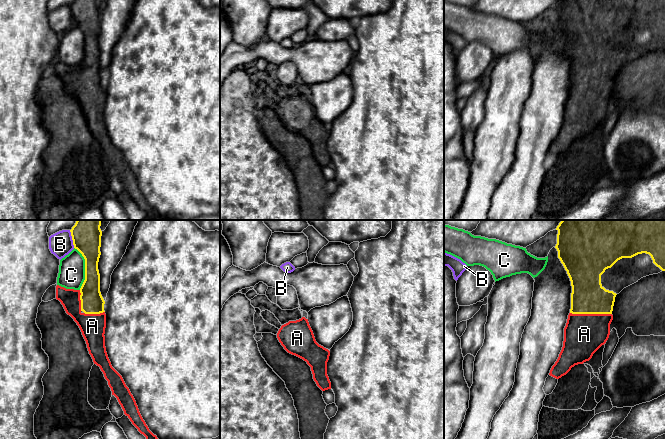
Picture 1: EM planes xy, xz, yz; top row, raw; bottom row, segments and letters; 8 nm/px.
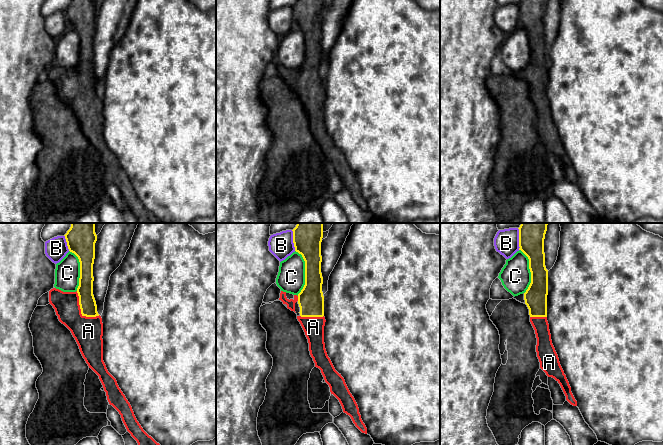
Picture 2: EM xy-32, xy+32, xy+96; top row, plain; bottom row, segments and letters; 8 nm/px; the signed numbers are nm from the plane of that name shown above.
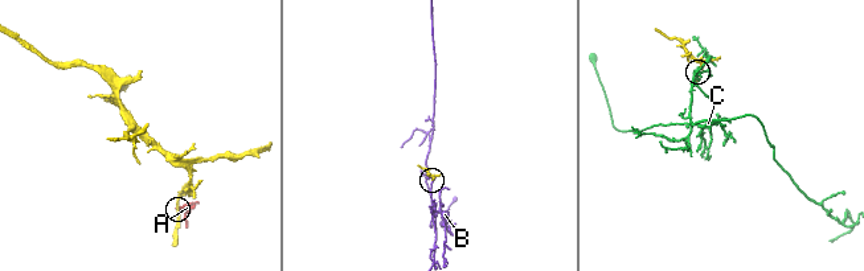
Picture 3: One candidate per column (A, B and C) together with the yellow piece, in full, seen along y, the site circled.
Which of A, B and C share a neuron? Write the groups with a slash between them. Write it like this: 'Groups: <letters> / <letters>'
Groups: A / B / C

